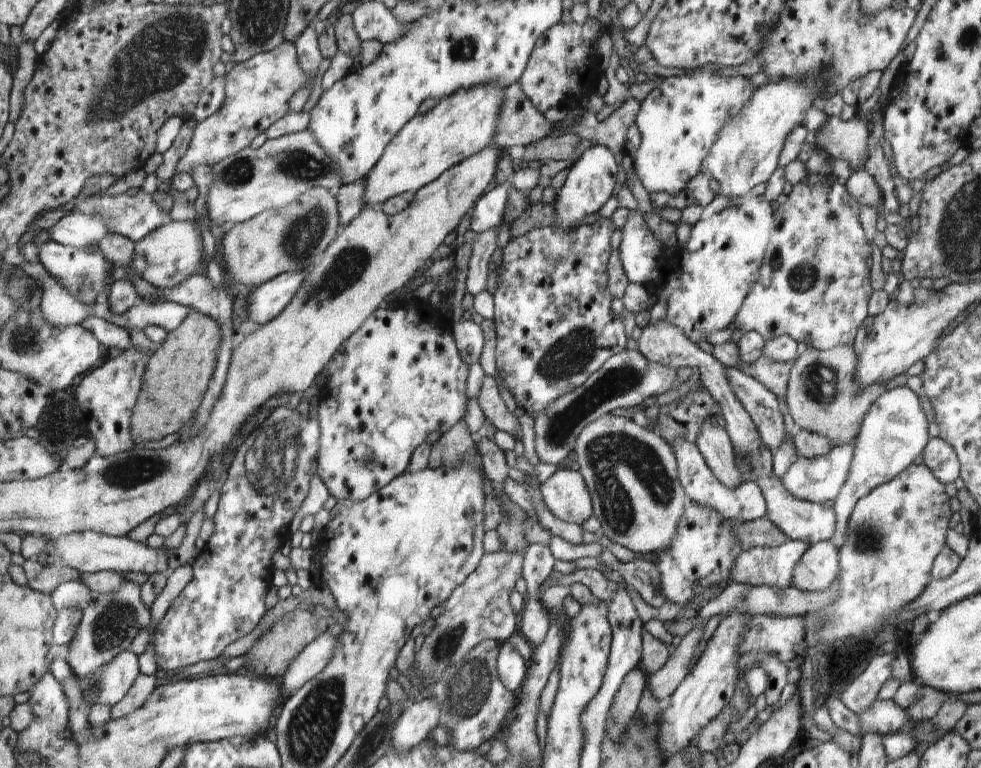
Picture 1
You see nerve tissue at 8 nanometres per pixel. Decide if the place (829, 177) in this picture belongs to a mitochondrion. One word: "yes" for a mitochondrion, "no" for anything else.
no

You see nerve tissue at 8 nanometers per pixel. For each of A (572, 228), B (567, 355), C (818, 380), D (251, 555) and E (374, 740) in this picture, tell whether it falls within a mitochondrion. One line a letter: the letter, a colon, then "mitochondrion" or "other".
A: other
B: mitochondrion
C: mitochondrion
D: other
E: mitochondrion

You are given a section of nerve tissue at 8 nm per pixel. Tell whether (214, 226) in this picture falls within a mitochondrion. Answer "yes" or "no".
no

